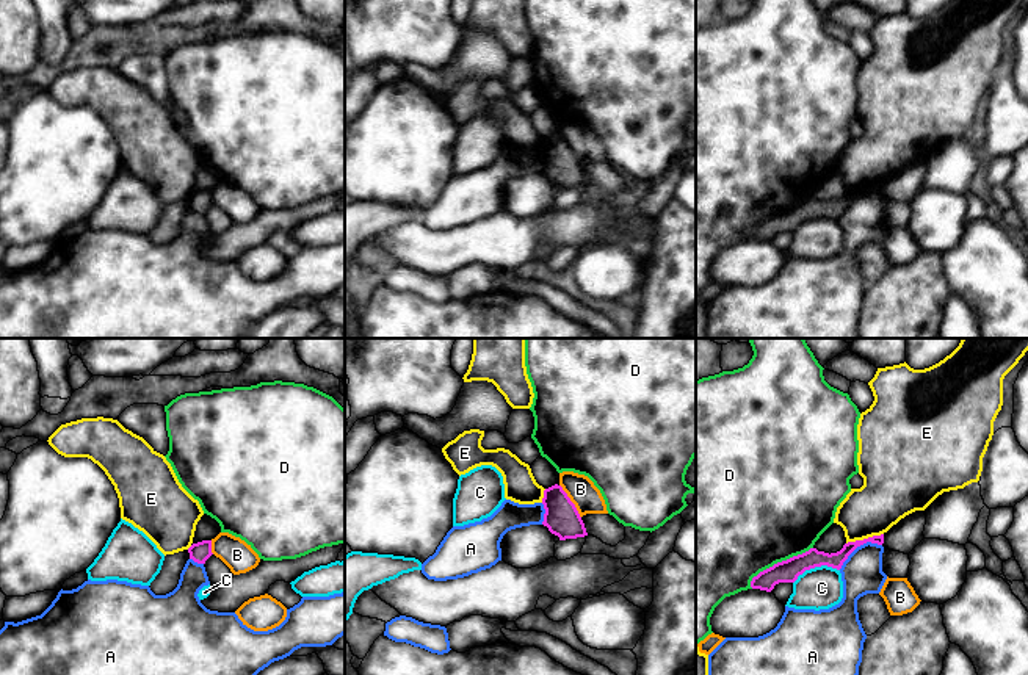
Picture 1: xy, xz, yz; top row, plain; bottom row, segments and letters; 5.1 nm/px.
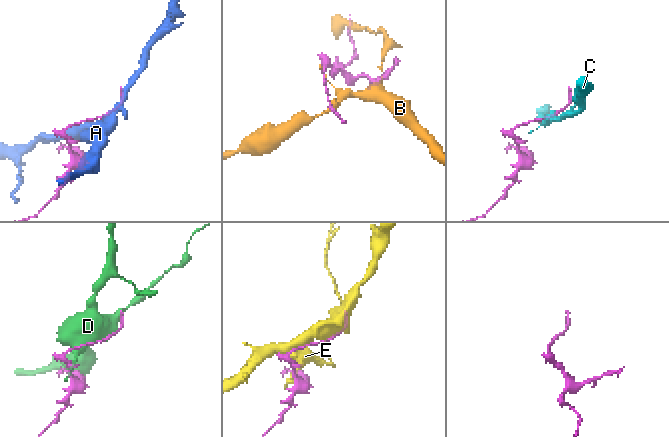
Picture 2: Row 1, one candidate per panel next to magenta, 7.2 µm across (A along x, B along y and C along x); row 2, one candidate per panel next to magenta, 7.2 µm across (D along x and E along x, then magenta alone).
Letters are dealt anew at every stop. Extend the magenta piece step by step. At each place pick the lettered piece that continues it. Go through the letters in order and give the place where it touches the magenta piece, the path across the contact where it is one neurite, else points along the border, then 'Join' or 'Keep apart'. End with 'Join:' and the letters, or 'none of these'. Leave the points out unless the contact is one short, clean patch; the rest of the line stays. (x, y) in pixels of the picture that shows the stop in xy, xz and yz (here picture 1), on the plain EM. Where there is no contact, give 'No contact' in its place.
A: Touches magenta at yz (857, 194). Boundary: yz (881, 193), (861, 193), (839, 218). Keep apart
B: Touches magenta at xz (571, 151). Keep apart
C: Touches magenta at yz (815, 215). Boundary: yz (839, 218), (815, 215), (806, 218), (793, 232). Keep apart
D: Touches magenta at yz (778, 212). Keep apart
E: Touches magenta at yz (864, 188). Keep apart
Join: none of these

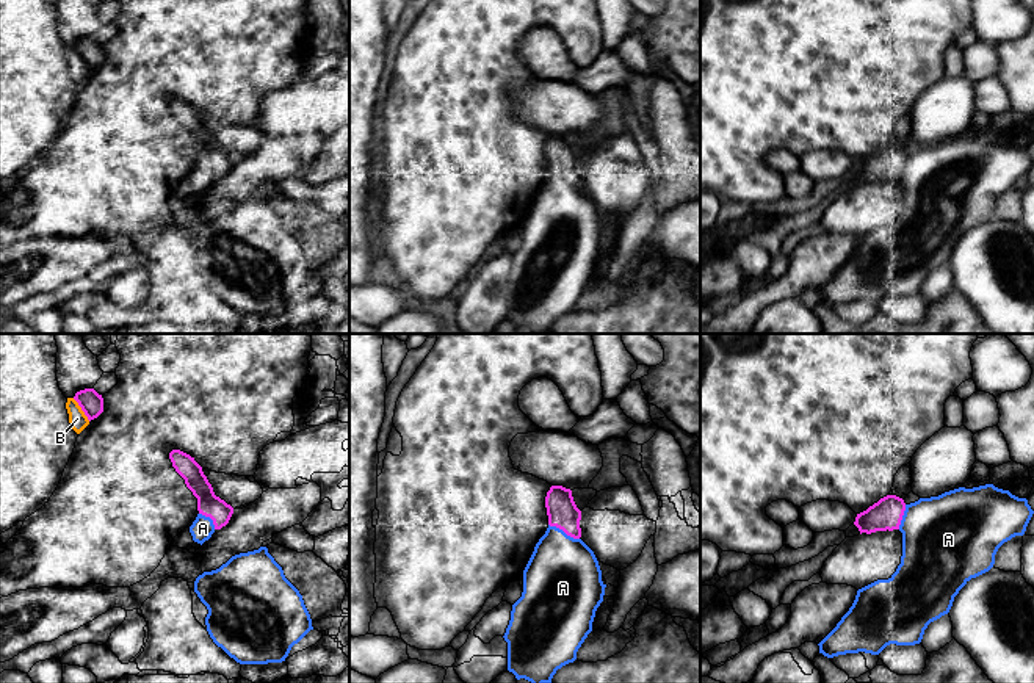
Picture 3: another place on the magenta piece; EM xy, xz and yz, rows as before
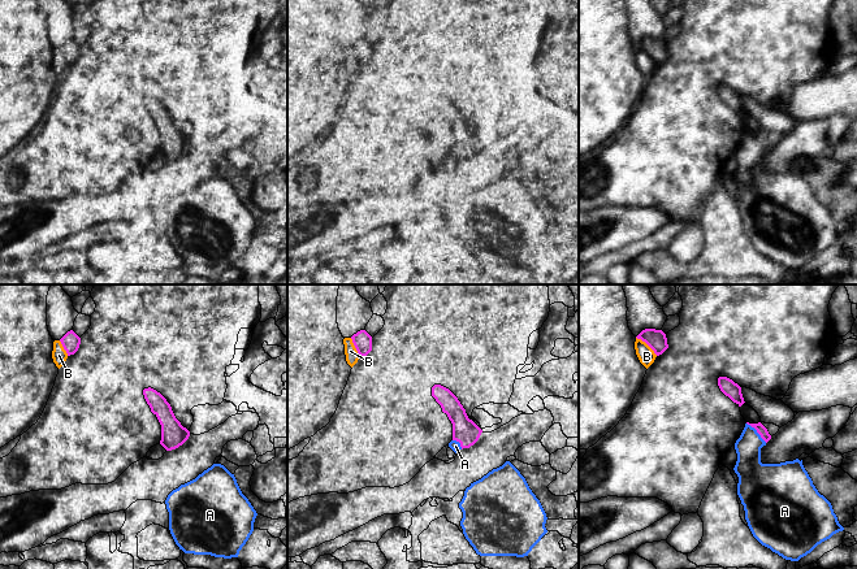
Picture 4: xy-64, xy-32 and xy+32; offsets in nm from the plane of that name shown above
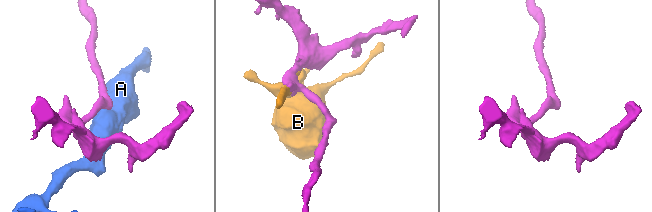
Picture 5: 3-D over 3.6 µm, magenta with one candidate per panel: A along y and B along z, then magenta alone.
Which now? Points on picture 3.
A: Touches magenta at xz (564, 180). Join
B: Touches magenta at xy (82, 58). Keep apart
Join: A

